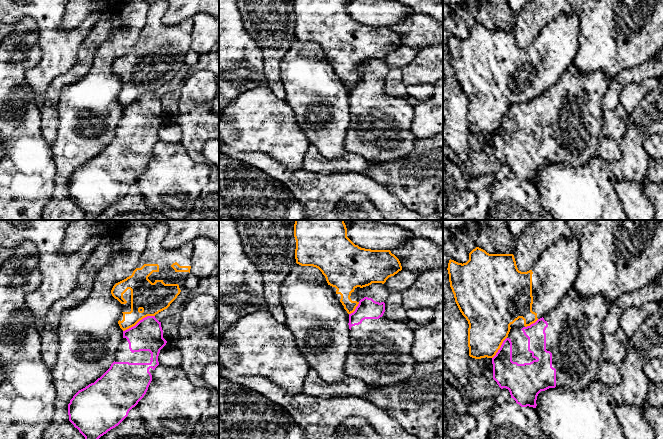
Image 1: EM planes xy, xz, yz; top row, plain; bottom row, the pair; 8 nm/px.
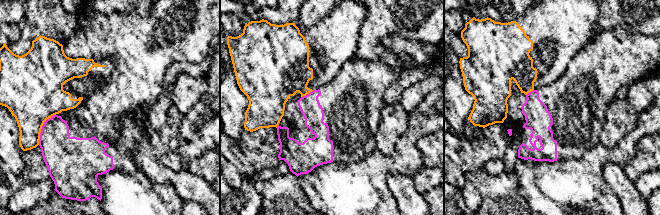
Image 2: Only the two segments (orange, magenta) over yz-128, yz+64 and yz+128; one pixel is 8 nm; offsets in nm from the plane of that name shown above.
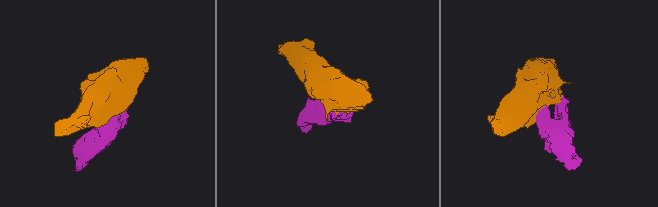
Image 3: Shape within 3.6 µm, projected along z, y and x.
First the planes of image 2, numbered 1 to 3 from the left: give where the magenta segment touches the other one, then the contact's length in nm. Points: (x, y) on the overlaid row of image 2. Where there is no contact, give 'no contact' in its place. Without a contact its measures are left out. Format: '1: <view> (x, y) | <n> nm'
1: yz-128 (41, 128) | 280 nm
2: yz+64 (307, 93) | 120 nm
3: yz+128 (529, 92) | 80 nm

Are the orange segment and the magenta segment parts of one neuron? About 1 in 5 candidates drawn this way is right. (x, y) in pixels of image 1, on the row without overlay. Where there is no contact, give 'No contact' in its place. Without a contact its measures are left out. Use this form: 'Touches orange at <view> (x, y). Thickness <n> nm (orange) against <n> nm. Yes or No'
Touches orange at xy (138, 97). Thickness 240 nm (orange) against 260 nm. No

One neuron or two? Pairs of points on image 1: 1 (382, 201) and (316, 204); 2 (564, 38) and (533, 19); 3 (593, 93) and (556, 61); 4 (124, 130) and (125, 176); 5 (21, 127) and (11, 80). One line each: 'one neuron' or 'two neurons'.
1: one neuron
2: two neurons
3: two neurons
4: one neuron
5: one neuron

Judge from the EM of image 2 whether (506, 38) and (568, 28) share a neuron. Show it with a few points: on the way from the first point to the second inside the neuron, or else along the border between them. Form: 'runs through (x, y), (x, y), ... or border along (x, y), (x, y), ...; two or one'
runs through (521, 41), (537, 41), (544, 36), (553, 36); one

